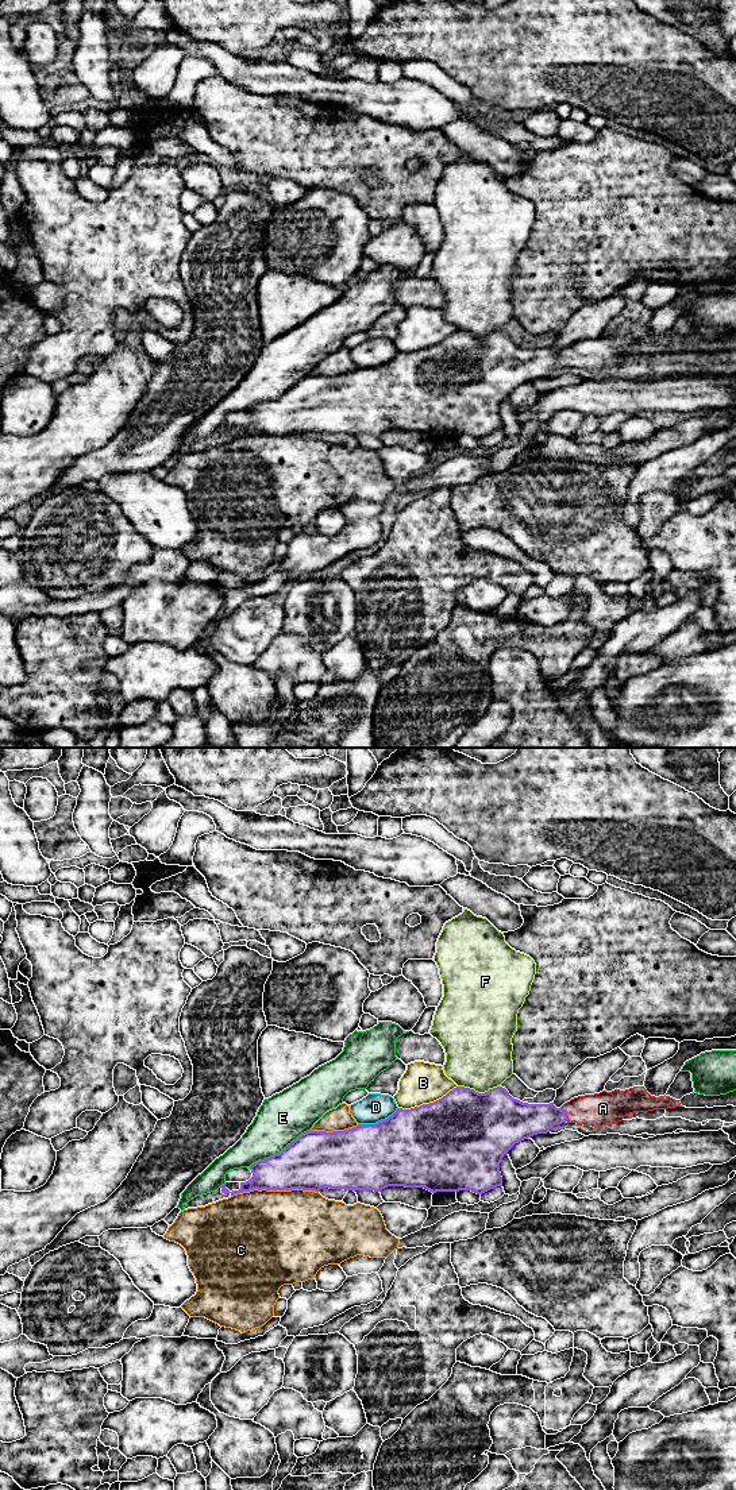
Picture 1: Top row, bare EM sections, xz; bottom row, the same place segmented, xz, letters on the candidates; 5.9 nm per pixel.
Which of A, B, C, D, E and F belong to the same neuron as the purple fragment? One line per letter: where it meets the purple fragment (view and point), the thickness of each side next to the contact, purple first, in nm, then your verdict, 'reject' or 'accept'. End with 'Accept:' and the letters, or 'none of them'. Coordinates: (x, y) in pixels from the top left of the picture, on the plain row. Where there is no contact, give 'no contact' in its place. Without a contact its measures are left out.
A: xz (565, 358) | 200/200 nm | accept
B: xz (427, 348) | 500/260 nm | reject
C: xz (274, 433) | 320/500 nm | reject
D: xz (378, 366) | 460/170 nm | reject
E: xz (278, 397) | 340/300 nm | reject
F: xz (480, 338) | 500/400 nm | reject
Accept: A

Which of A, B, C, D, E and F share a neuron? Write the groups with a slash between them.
A / B / C / D / E / F

